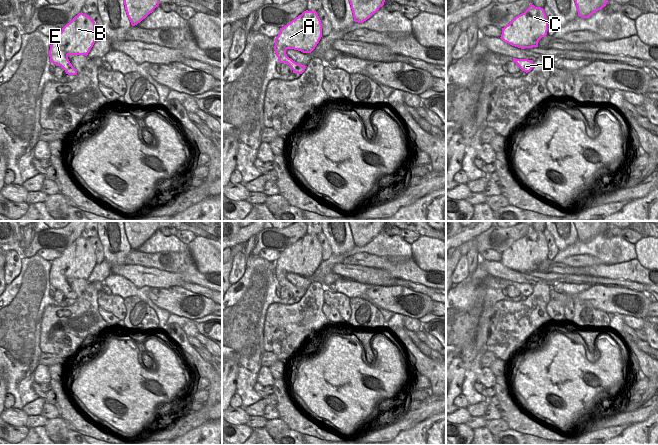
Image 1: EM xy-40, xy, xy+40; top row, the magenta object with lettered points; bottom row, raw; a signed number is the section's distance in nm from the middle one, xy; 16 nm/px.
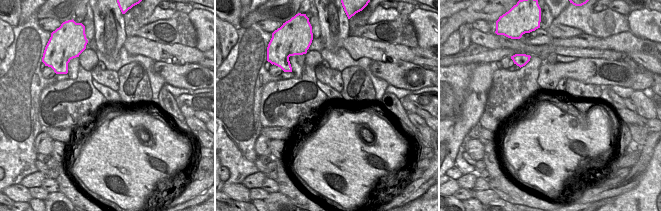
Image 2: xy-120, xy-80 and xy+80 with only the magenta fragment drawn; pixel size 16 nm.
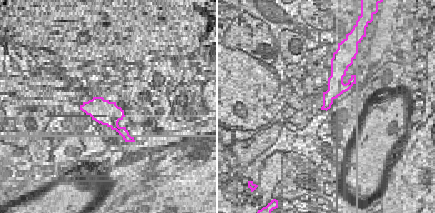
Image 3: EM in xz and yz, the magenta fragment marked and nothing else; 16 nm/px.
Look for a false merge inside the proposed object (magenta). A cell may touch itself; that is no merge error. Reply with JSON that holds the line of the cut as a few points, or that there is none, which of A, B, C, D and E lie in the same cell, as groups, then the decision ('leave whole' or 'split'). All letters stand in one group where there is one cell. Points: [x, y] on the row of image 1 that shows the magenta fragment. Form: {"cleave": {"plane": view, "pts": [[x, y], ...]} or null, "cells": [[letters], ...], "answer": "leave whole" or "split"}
{"cleave": null, "cells": [["A", "B", "C", "D", "E"]], "answer": "leave whole"}

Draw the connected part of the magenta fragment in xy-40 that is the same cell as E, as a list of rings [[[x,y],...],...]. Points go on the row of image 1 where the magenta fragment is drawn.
[[[82,12],[66,24],[59,34],[51,38],[49,57],[51,63],[61,66],[66,74],[77,75],[69,55],[87,56],[96,41],[95,22]]]

